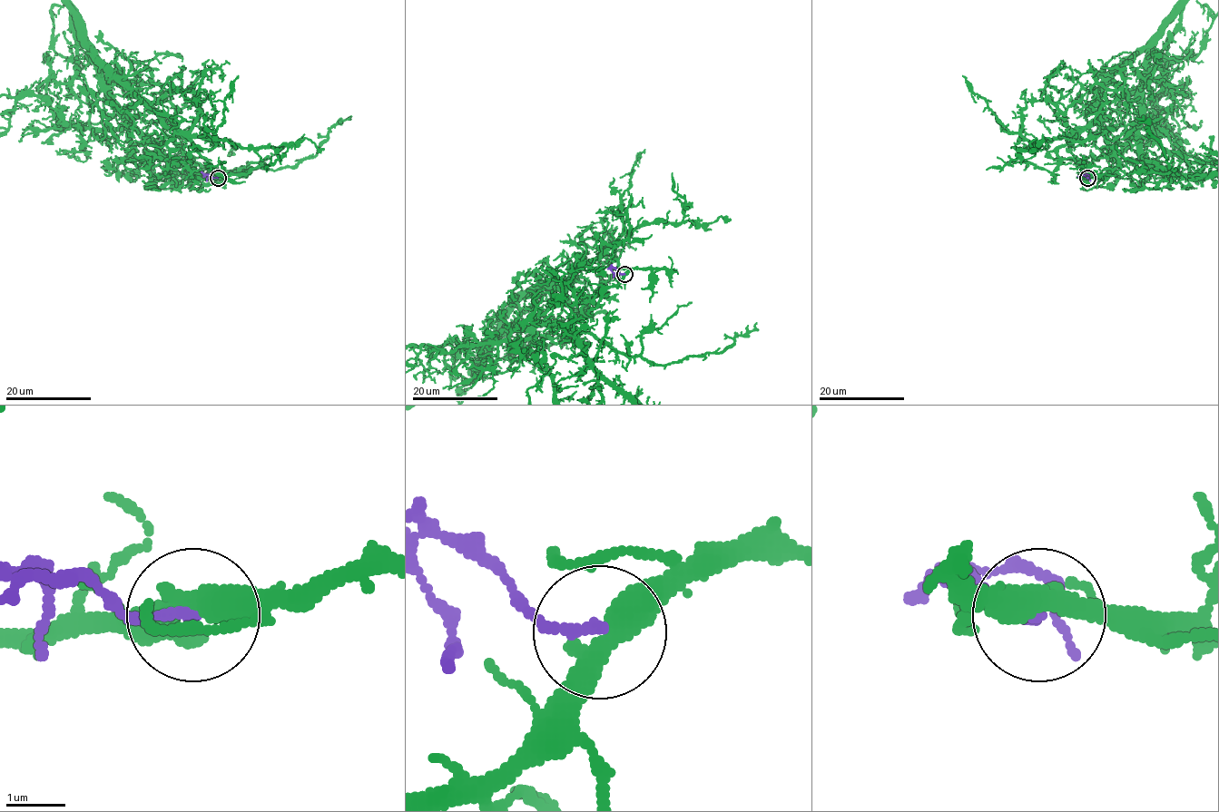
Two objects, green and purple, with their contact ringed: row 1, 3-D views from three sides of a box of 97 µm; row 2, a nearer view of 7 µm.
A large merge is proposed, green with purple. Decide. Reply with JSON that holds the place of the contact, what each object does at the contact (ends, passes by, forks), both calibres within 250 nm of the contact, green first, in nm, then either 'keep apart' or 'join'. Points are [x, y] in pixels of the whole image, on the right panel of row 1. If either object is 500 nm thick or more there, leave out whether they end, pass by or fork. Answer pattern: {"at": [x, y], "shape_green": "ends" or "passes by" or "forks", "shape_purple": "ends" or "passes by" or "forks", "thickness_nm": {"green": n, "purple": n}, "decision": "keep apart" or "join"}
{"at": [1087, 178], "shape_green": "passes by", "shape_purple": "ends", "thickness_nm": {"green": 440, "purple": 170}, "decision": "keep apart"}

